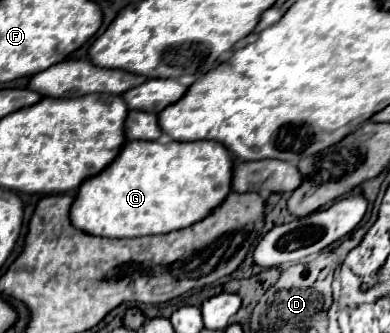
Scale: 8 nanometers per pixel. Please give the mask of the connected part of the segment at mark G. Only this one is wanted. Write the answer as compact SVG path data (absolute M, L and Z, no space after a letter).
M128 141L110 167L80 185L78 197L70 209L70 219L80 231L110 239L166 235L184 229L186 225L194 225L212 213L212 209L216 209L232 191L232 169L234 159L218 141L170 141L166 145L158 141Z

